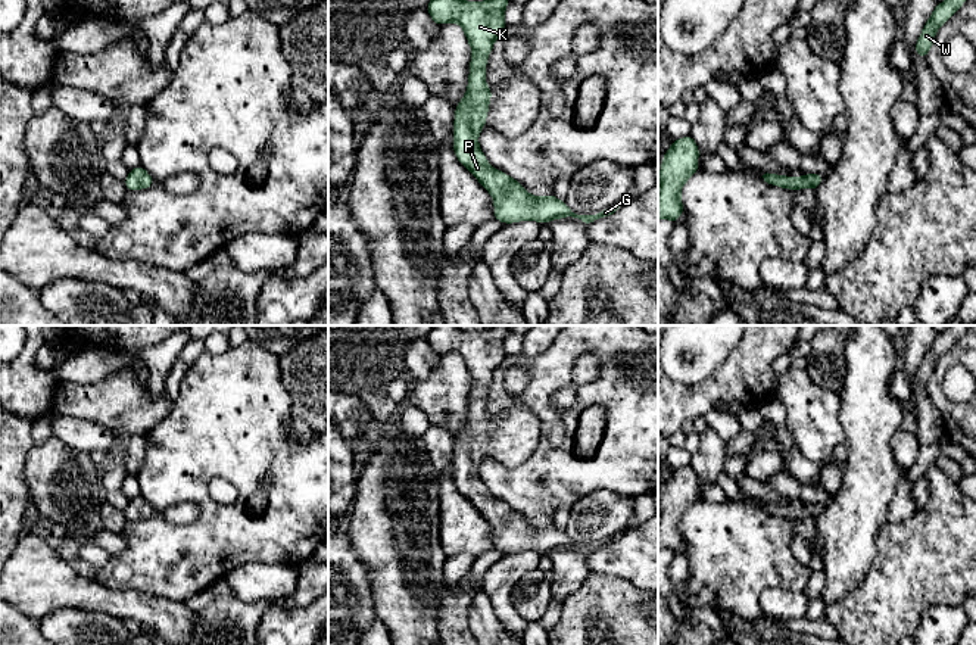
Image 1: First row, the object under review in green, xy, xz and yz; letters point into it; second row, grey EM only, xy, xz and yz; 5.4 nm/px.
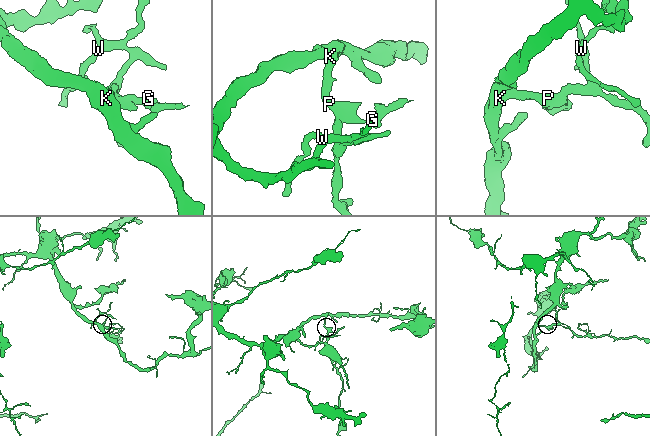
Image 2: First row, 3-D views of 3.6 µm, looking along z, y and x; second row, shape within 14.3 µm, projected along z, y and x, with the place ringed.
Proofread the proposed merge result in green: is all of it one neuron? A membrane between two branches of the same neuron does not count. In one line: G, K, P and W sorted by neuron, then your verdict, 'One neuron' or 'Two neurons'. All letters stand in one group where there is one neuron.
Groups: G K P W. One neuron

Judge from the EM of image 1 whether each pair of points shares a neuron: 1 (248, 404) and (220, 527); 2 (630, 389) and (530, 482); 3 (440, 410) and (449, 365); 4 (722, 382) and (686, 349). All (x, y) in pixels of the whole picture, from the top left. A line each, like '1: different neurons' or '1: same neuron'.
1: same neuron
2: same neuron
3: same neuron
4: different neurons

